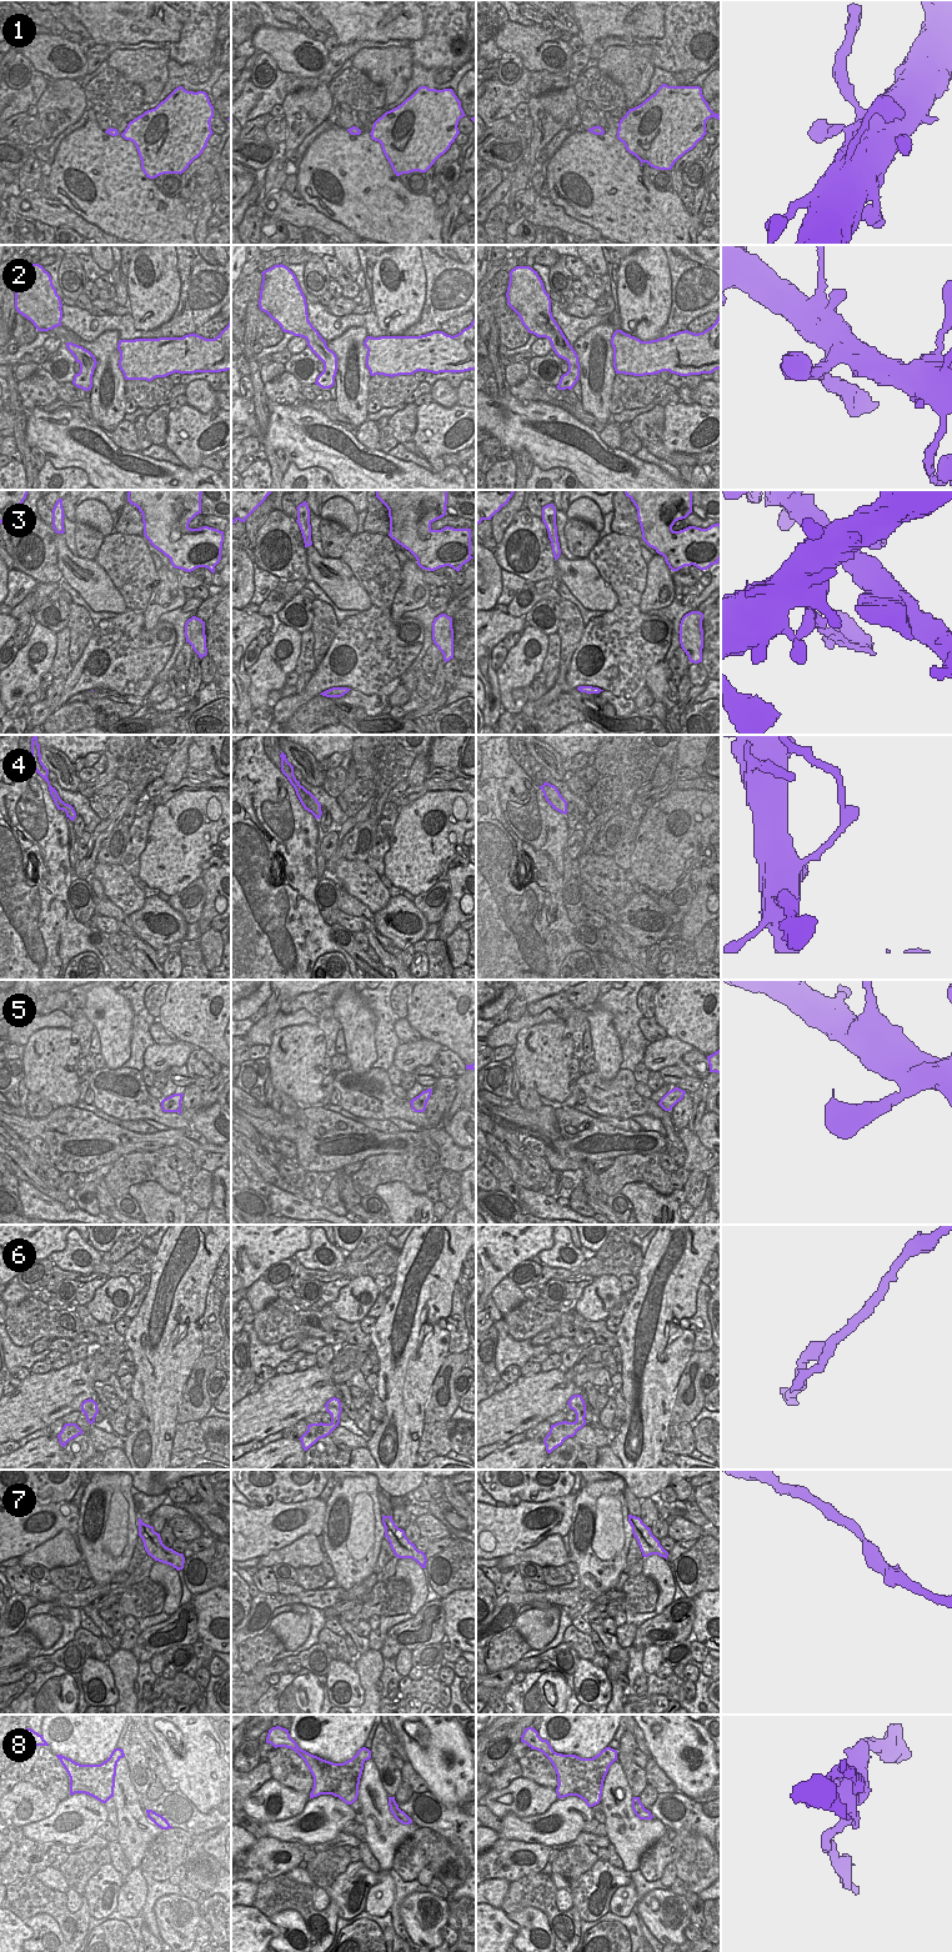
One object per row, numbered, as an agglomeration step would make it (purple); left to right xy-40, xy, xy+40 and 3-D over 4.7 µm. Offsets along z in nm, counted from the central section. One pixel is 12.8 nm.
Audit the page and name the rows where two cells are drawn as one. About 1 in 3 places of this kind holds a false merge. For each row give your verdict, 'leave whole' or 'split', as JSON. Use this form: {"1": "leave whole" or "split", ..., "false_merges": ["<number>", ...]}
{"1": "leave whole", "2": "leave whole", "3": "split", "4": "split", "5": "leave whole", "6": "leave whole", "7": "leave whole", "8": "split", "false_merges": ["3", "4", "8"]}

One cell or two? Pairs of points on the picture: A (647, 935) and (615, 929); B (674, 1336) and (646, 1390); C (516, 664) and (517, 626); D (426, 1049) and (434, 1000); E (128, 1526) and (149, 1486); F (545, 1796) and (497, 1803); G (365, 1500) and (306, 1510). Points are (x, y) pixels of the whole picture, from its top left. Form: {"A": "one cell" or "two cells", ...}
{"A": "two cells", "B": "one cell", "C": "two cells", "D": "two cells", "E": "two cells", "F": "one cell", "G": "two cells"}

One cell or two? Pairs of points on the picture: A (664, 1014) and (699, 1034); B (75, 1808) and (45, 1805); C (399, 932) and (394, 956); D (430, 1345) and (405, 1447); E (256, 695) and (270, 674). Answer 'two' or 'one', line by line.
A: one
B: two
C: two
D: one
E: one

